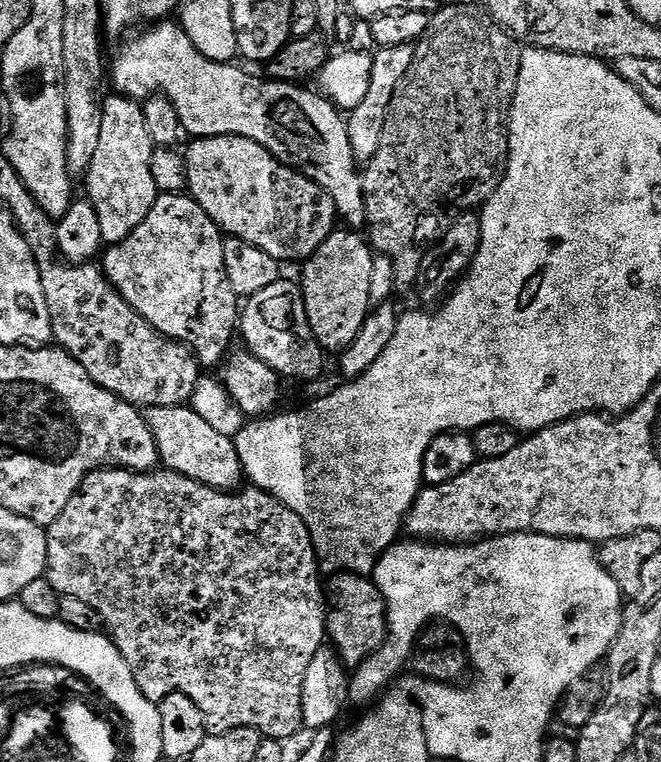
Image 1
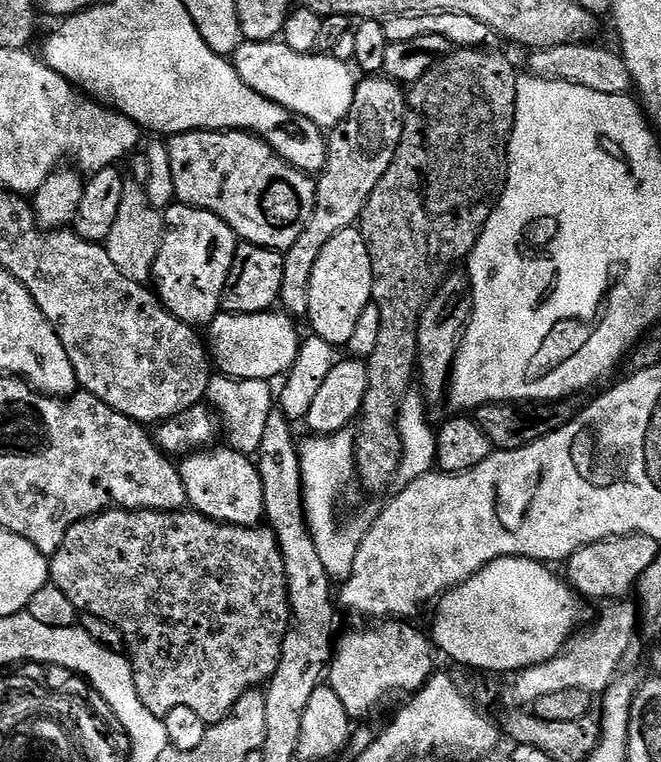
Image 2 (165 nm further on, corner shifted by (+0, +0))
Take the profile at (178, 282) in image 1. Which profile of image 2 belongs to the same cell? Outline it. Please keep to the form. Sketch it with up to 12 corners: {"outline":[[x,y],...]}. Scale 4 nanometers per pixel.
{"outline":[[168,205],[152,267],[174,318],[207,326],[238,237],[214,213]]}

